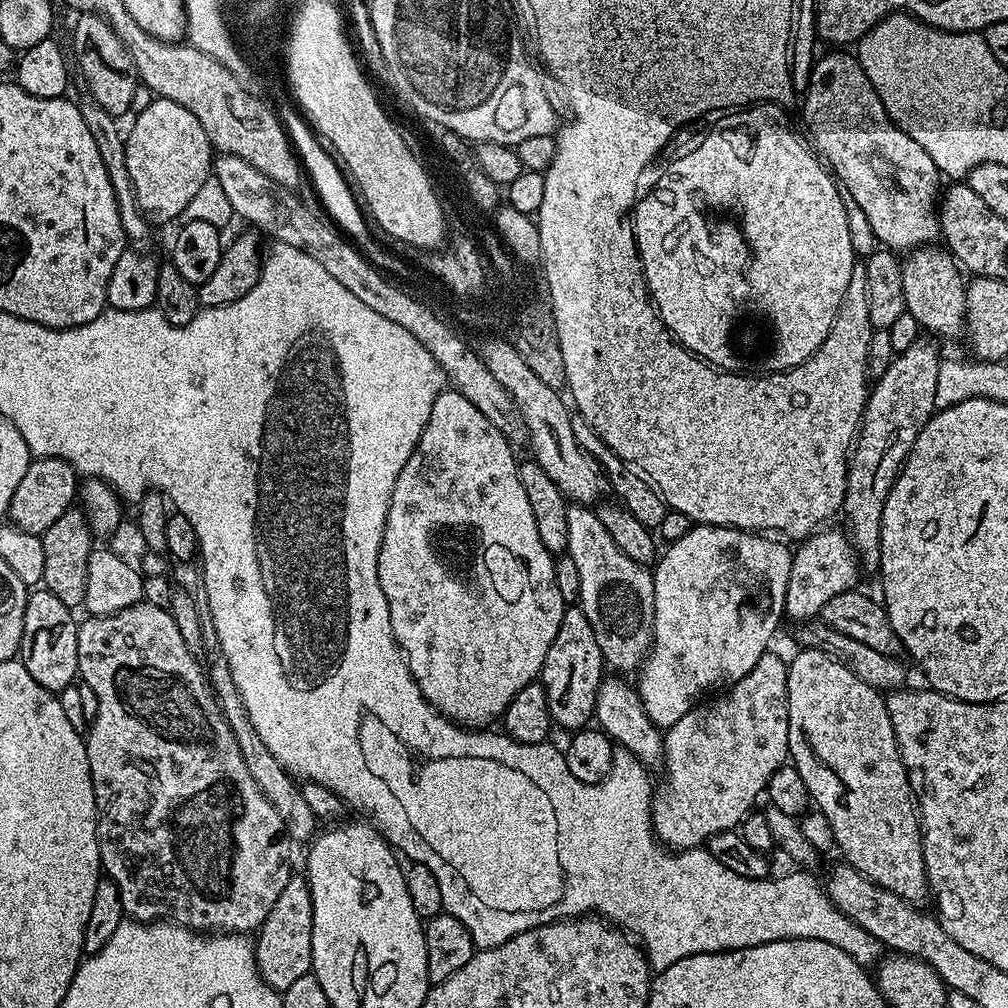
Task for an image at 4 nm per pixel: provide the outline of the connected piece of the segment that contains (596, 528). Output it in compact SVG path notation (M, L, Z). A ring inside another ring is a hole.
M588 506L569 507L566 514L568 530L567 555L574 558L574 566L578 566L578 582L580 583L580 599L578 606L590 618L590 626L594 630L594 638L598 638L598 650L602 650L602 658L609 669L617 668L617 673L635 673L644 662L648 649L652 647L652 631L654 630L654 582L652 573L647 567L634 558L626 558L618 546L614 546L614 538L598 522L595 511Z

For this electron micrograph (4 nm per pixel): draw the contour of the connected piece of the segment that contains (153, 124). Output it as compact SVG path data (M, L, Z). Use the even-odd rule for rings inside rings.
M154 98L150 106L146 106L146 110L135 113L134 119L136 121L133 122L132 129L126 132L124 154L126 170L130 170L130 182L134 186L136 205L149 224L172 224L178 220L182 210L186 209L202 184L213 175L212 143L206 138L206 130L202 130L202 122L198 122L198 118L194 118L194 114L186 110L186 106L178 106L178 102Z

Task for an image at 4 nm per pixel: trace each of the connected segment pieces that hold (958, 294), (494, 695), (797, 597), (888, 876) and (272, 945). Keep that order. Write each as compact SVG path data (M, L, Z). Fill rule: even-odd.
M925 246L913 248L903 257L900 270L902 272L902 290L906 293L907 312L914 314L921 329L933 332L936 336L956 336L965 331L964 315L966 314L966 276L953 258L947 247Z
M455 390L440 392L416 443L414 454L410 454L406 466L402 466L402 474L398 474L396 479L386 514L382 546L378 550L378 582L382 586L382 594L386 594L386 606L390 606L390 626L394 630L394 638L408 657L410 674L414 674L422 694L440 715L473 730L491 725L488 723L492 716L503 717L514 694L539 677L546 662L546 650L550 650L554 634L558 634L558 626L562 626L562 614L566 607L562 594L558 594L558 582L554 582L556 566L553 553L548 552L546 546L542 546L542 538L538 538L534 510L530 510L526 490L522 490L518 456L512 452L515 452L513 445L509 444L502 430L498 430L498 426L494 426L494 422L490 422L490 418L486 418L486 414L482 414L474 402Z
M825 527L817 530L792 552L790 582L786 582L784 615L790 621L808 622L819 617L820 611L837 594L851 592L857 587L856 579L862 576L862 565L847 531Z
M823 648L799 649L793 660L787 661L788 665L788 755L790 763L796 767L798 774L802 774L802 782L806 782L806 790L811 803L829 819L830 829L833 831L835 847L839 850L845 861L851 864L857 872L860 872L868 880L873 880L878 886L898 894L906 902L920 906L924 899L929 899L928 875L926 874L926 862L924 861L924 837L920 826L917 805L914 803L912 783L908 780L908 768L900 757L898 742L894 734L894 726L890 722L890 714L885 697L875 688L871 688L858 674L852 672L851 667L845 661L837 660L831 652Z
M289 875L278 902L270 909L270 914L260 923L254 936L256 965L260 976L271 988L283 993L286 986L291 986L312 970L312 927L314 926L314 908L307 879L303 875Z

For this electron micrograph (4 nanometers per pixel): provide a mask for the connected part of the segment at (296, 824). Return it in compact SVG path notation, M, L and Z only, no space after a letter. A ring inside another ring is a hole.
M200 590L195 593L195 597L196 605L198 606L198 618L202 622L204 652L206 656L212 659L208 664L208 668L206 664L206 676L210 681L212 695L216 701L219 715L221 717L224 715L228 719L228 728L236 735L239 759L246 762L246 768L249 770L250 776L254 778L254 782L258 784L260 792L271 802L279 816L283 818L285 835L293 843L309 843L318 830L316 815L313 814L305 798L302 797L300 787L291 776L291 773L288 773L281 767L278 760L270 754L270 750L266 749L266 744L262 742L262 738L258 738L254 726L250 726L250 718L246 714L246 706L242 706L242 694L238 690L238 686L234 686L234 674L230 674L230 666L226 662L226 658L220 654L218 634L214 630L214 622L212 621L206 594Z

